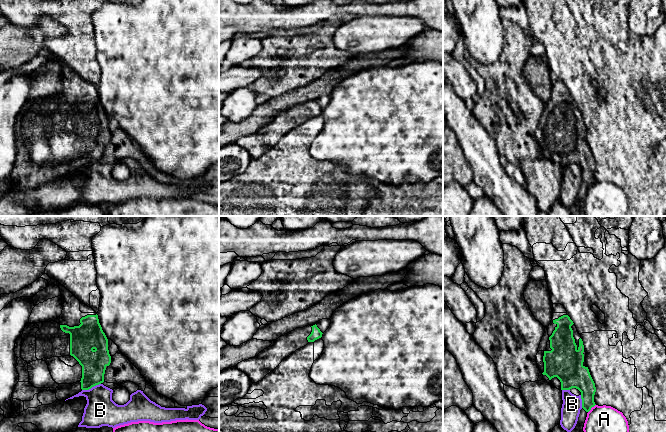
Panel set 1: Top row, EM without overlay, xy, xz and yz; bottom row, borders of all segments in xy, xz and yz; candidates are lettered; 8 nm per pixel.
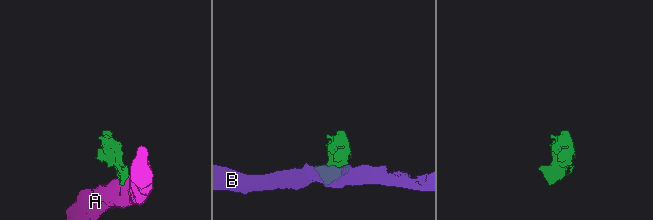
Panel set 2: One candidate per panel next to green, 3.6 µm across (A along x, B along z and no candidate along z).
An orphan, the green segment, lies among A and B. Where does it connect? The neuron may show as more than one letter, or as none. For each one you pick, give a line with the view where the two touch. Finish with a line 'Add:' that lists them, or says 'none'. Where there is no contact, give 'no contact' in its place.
Add: none

